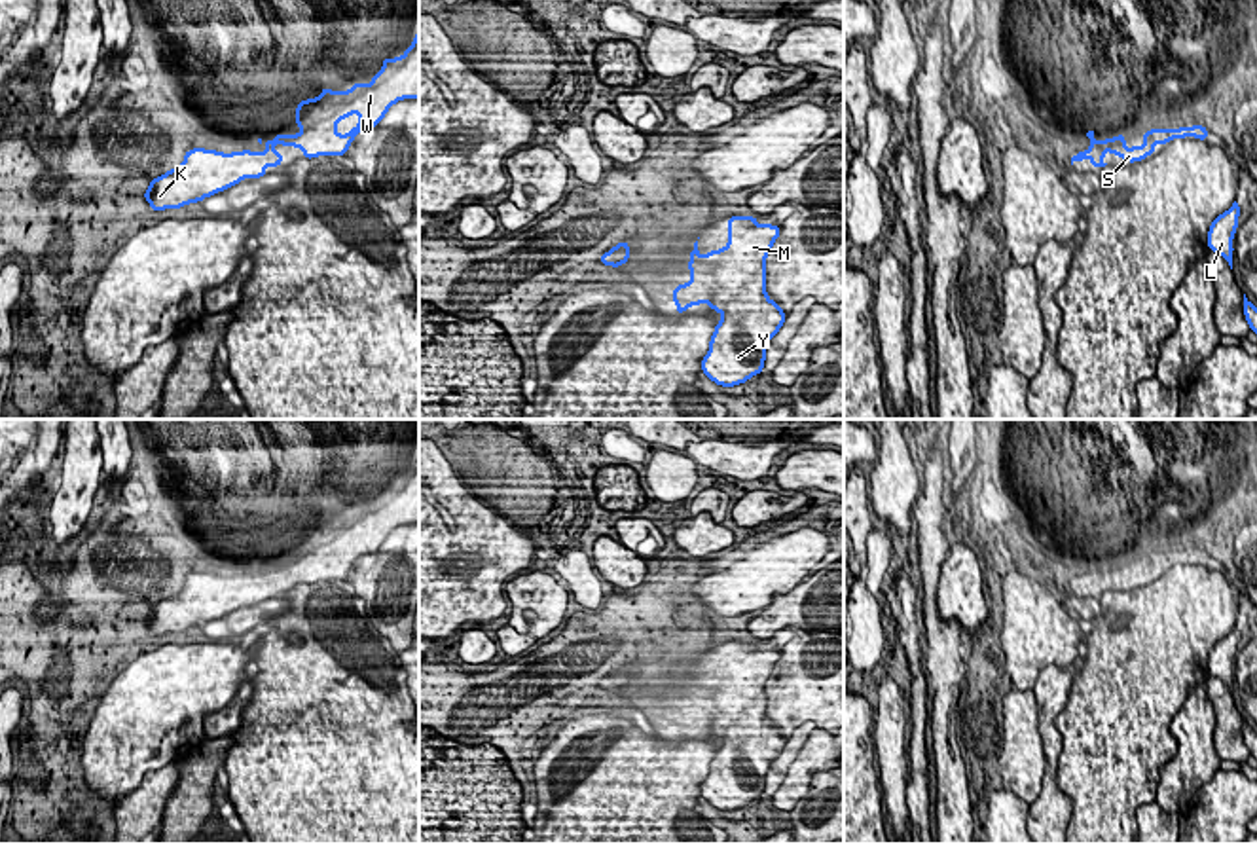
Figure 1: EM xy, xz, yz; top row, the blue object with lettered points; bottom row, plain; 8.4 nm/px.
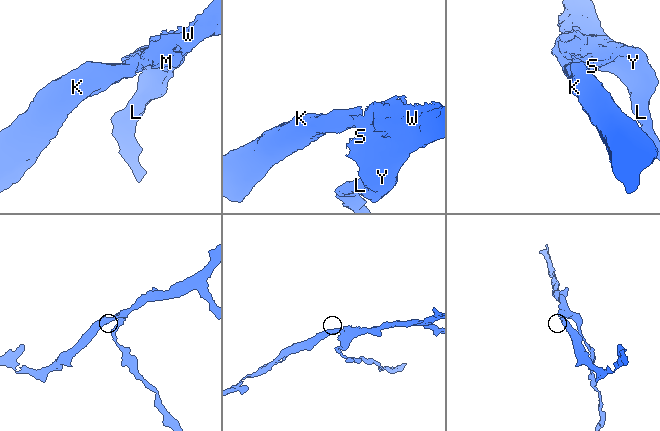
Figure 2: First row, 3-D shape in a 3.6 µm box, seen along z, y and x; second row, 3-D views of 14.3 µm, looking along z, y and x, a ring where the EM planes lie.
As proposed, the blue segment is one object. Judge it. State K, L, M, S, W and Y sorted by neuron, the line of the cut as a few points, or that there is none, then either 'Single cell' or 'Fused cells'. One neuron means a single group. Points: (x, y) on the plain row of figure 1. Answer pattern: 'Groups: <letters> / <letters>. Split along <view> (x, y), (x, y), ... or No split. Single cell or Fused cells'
Groups: K L M S W Y. No split. Single cell

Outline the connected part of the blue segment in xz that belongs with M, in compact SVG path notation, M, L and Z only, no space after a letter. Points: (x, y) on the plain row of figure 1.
M730 641L728 670L719 675L709 675L701 681L698 666L688 677L690 707L675 709L671 725L677 730L677 740L683 740L692 730L703 726L722 740L709 766L709 776L701 783L701 797L720 812L741 810L753 800L764 797L766 772L781 755L787 738L777 726L766 719L766 681L770 679L781 652L774 649L755 649L758 641Z

